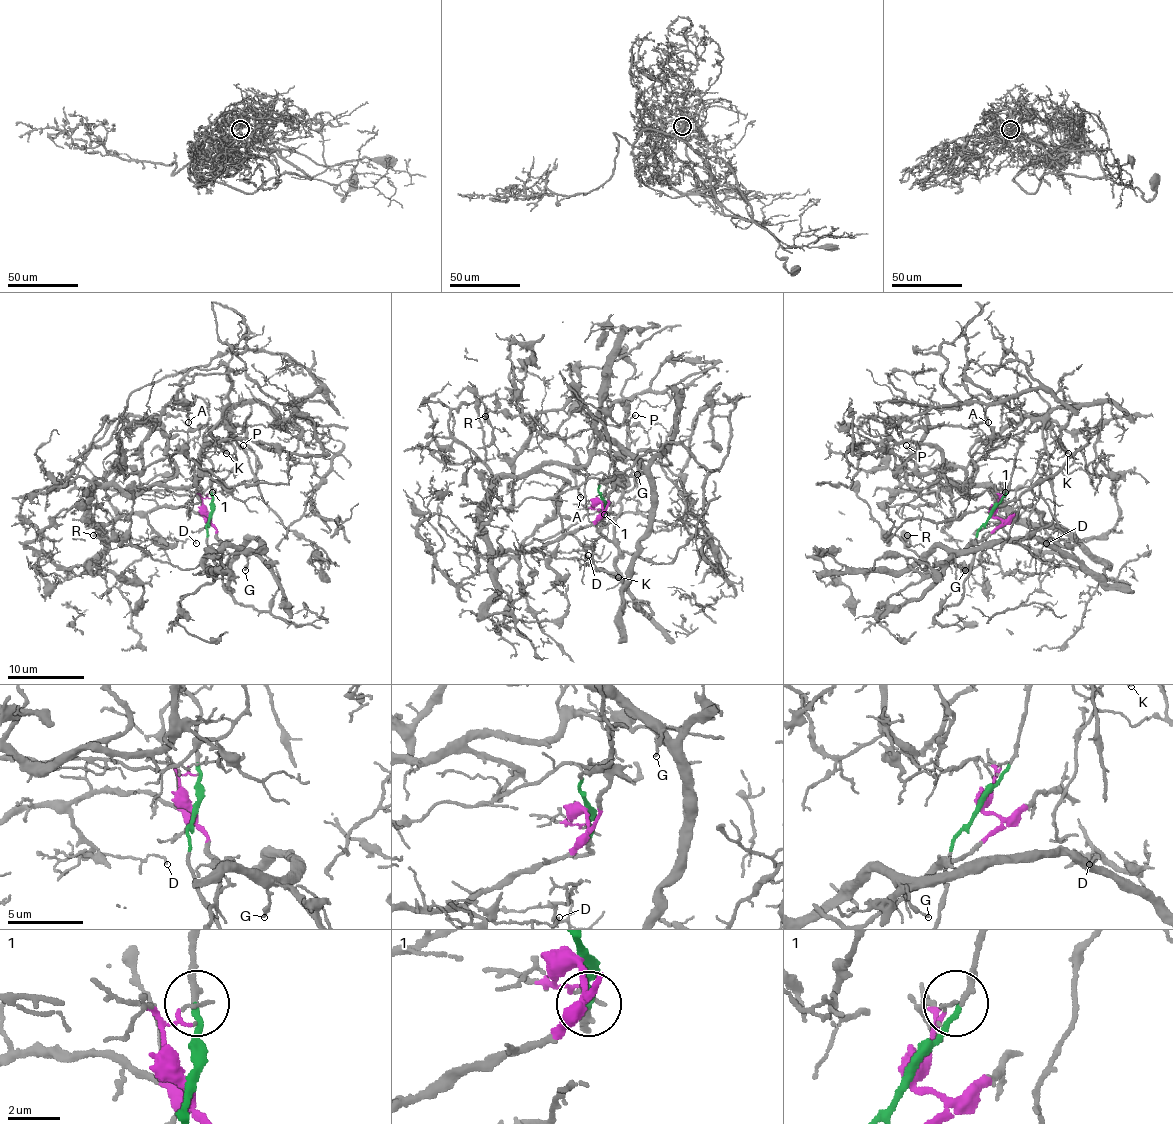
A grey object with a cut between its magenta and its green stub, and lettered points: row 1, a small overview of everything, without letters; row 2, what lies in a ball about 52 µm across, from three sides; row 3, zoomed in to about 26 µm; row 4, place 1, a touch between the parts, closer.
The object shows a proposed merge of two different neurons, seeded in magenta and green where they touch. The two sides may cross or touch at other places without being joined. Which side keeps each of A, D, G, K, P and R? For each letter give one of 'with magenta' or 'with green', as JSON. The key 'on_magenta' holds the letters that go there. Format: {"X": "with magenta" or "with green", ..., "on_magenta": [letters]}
{"A": "with green", "D": "with magenta", "G": "with magenta", "K": "with green", "P": "with magenta", "R": "with magenta", "on_magenta": ["D", "G", "P", "R"]}

